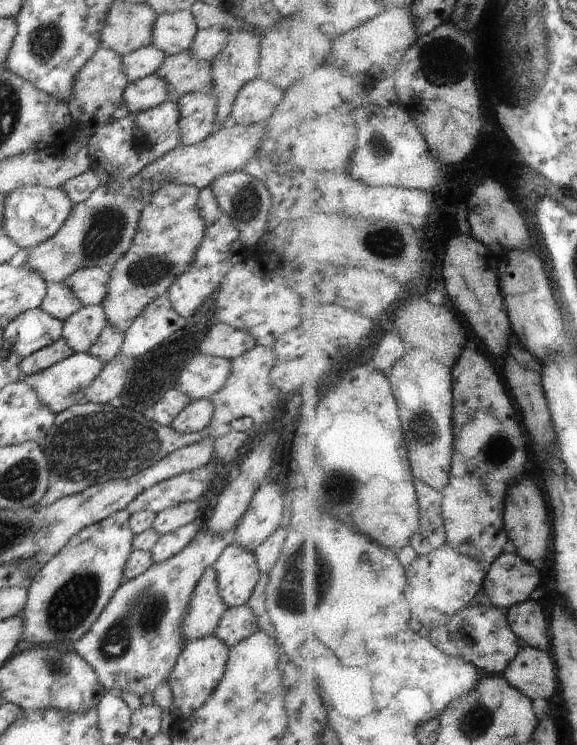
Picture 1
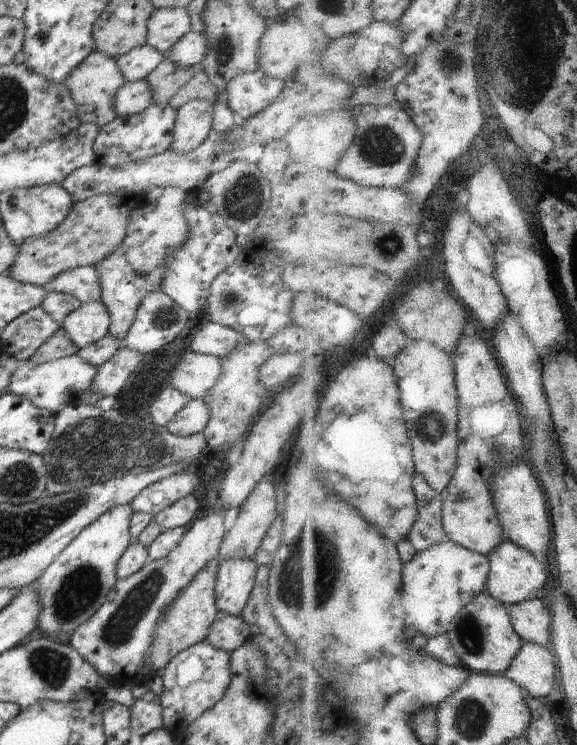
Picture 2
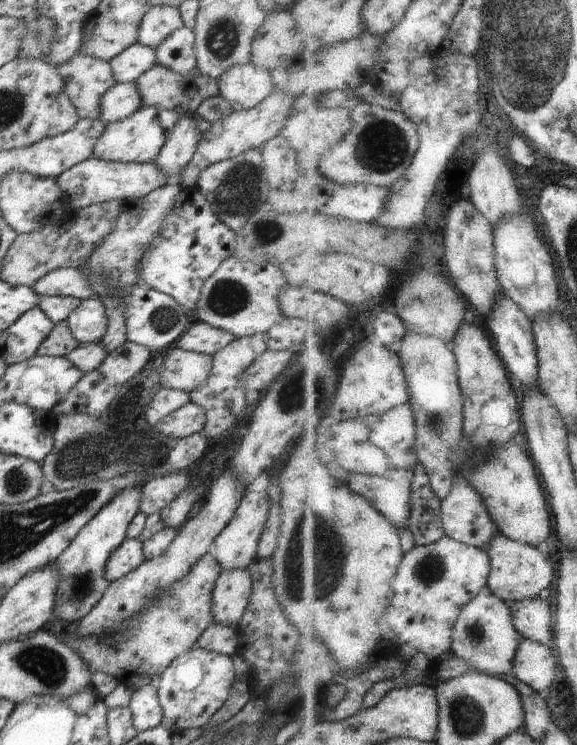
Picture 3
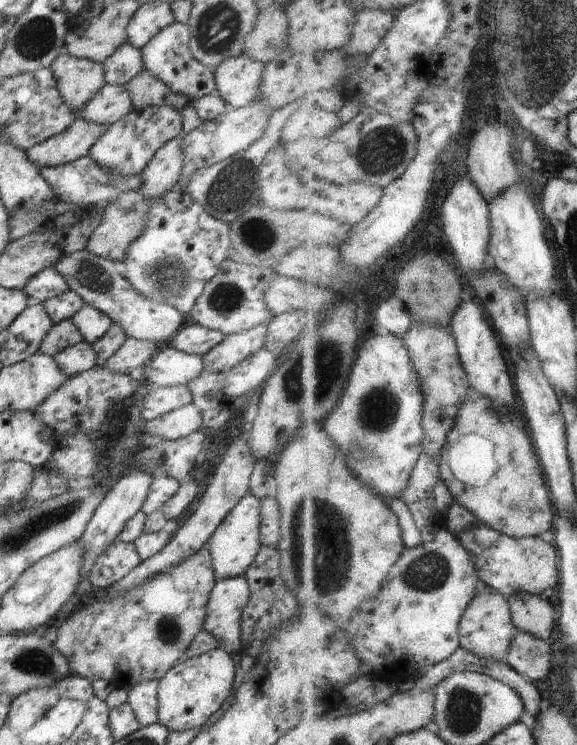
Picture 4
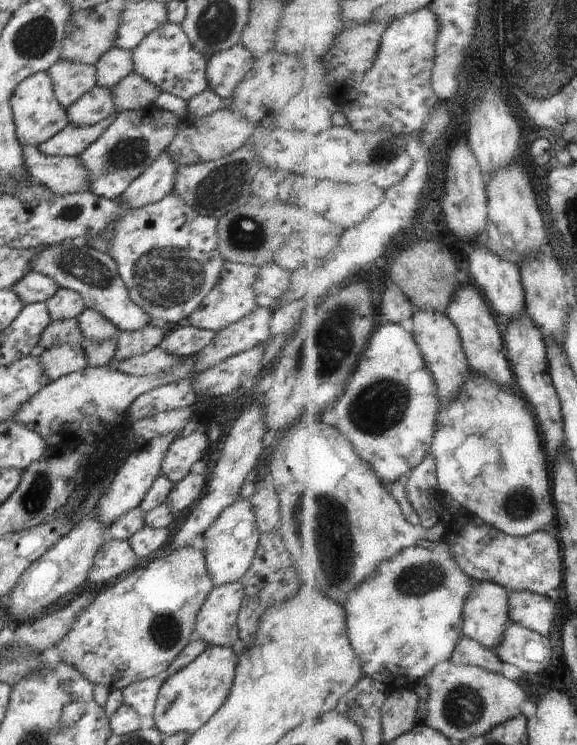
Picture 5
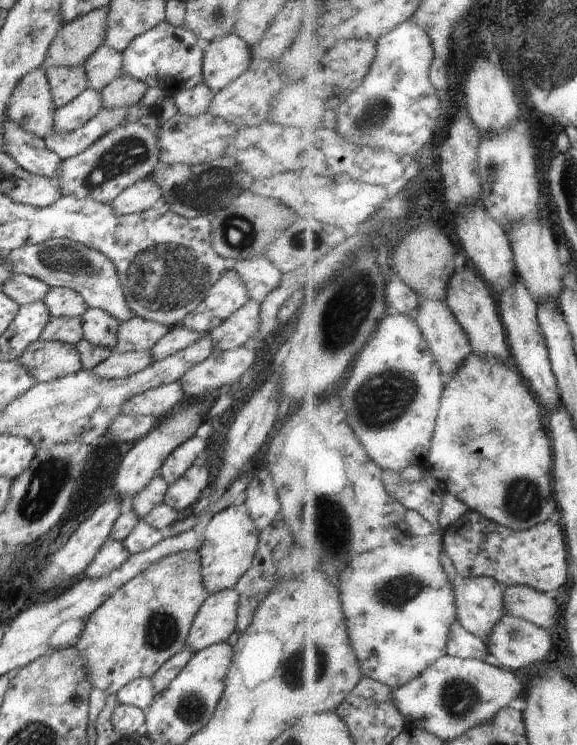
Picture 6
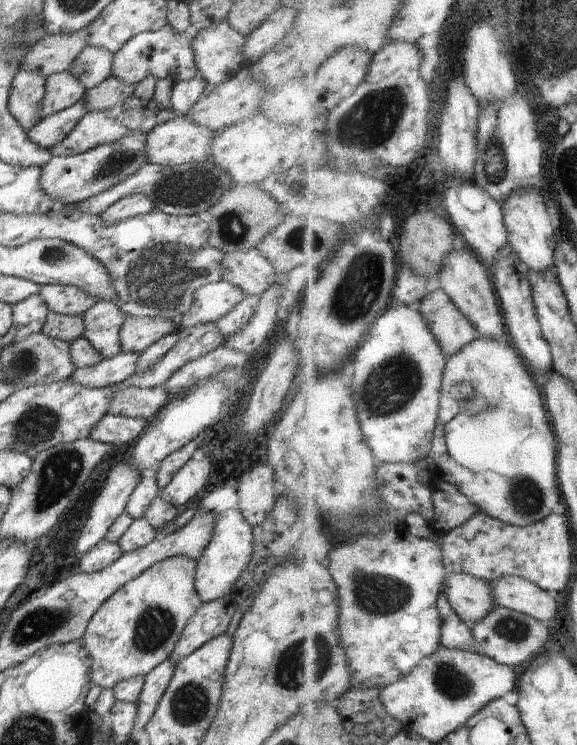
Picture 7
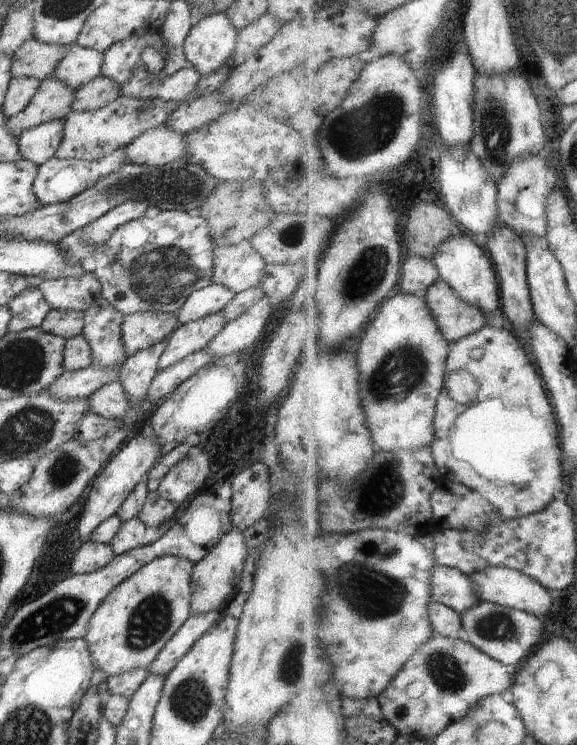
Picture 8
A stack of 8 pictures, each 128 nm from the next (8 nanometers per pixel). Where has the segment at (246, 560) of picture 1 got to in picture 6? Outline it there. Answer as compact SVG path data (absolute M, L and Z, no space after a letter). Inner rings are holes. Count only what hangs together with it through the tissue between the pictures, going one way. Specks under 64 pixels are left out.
M234 588L210 593L195 617L185 647L196 653L227 642L237 628L238 608L239 597Z

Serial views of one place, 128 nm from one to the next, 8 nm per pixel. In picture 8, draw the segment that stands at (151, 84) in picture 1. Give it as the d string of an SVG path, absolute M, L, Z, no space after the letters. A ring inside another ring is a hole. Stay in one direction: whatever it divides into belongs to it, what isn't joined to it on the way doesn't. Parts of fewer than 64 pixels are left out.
M53 120L48 124L24 130L20 136L17 136L18 152L22 154L22 159L42 166L55 156L61 140L62 121Z

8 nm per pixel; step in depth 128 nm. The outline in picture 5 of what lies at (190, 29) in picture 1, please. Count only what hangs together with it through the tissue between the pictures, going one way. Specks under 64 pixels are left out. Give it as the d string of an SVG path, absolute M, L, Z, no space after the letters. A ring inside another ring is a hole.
M159 1L128 2L121 15L115 47L134 51L148 34L167 24L166 6Z

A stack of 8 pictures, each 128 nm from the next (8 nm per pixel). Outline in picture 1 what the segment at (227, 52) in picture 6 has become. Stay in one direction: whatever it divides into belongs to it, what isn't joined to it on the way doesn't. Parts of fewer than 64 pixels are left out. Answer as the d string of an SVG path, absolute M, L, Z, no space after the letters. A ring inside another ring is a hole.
M260 78L248 82L237 92L231 111L231 123L250 127L266 122L282 103L284 92Z

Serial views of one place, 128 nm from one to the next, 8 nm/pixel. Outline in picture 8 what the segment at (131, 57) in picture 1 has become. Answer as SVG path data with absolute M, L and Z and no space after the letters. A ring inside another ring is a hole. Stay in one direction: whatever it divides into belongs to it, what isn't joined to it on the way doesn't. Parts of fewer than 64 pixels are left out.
M74 42L68 45L66 54L50 76L62 80L62 84L68 84L70 88L80 88L102 75L102 56L102 52L81 47Z

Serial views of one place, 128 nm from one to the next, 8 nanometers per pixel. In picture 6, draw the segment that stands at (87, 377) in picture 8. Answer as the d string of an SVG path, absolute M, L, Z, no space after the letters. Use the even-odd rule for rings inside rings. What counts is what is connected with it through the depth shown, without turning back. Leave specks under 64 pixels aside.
M148 351L113 353L91 372L102 379L124 379L144 371L154 362Z

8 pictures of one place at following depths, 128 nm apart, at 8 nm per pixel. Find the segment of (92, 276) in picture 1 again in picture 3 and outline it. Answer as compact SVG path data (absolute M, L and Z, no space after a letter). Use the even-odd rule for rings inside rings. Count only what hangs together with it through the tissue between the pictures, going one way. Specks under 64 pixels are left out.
M59 268L45 274L35 282L32 290L41 298L51 297L74 297L80 301L90 299L90 282L86 280L86 274L78 268Z

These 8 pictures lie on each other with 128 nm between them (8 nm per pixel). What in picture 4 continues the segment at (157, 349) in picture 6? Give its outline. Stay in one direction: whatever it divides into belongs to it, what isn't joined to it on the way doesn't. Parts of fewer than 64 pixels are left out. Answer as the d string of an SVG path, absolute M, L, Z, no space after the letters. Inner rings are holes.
M195 323L192 326L180 328L166 346L180 352L202 356L211 348L218 346L224 338L226 336L222 332L216 332Z

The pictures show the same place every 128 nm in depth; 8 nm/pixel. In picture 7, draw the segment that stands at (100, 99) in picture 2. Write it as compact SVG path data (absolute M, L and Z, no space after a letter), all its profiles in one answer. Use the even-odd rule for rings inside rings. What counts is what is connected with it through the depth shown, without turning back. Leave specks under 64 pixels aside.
M68 71L51 74L46 77L44 98L42 98L42 110L38 114L38 120L44 117L62 112L74 106L84 97L85 88Z

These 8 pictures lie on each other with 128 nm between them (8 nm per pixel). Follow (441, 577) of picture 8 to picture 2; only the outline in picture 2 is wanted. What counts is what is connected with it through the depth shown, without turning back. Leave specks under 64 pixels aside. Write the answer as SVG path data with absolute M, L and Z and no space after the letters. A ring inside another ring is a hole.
M482 594L474 604L465 606L449 624L448 633L463 660L463 664L473 673L504 675L521 654L526 641L514 628L509 606L492 594Z

